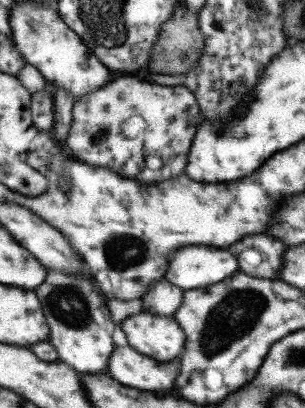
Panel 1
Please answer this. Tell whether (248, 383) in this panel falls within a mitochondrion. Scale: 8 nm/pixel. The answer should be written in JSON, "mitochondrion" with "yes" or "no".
{"mitochondrion":"no"}

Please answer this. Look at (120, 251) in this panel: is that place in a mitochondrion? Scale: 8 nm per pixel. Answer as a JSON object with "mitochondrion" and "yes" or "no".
{"mitochondrion":"yes"}

